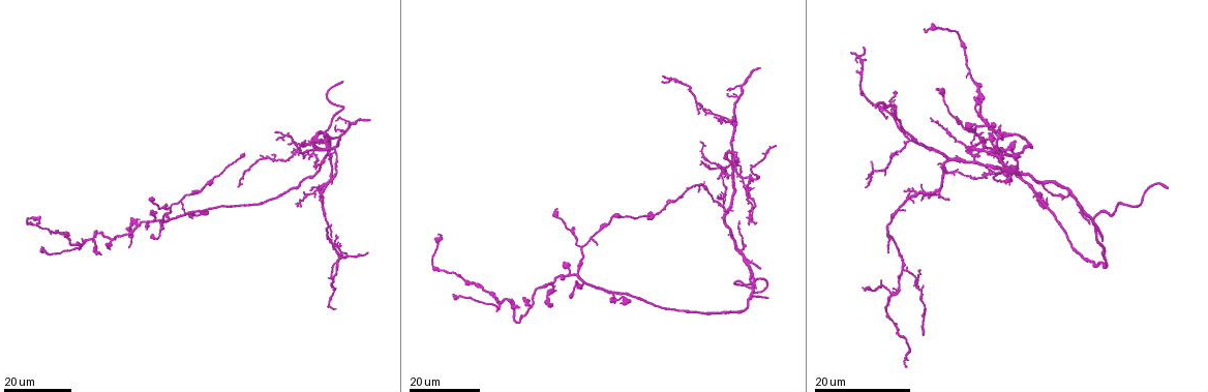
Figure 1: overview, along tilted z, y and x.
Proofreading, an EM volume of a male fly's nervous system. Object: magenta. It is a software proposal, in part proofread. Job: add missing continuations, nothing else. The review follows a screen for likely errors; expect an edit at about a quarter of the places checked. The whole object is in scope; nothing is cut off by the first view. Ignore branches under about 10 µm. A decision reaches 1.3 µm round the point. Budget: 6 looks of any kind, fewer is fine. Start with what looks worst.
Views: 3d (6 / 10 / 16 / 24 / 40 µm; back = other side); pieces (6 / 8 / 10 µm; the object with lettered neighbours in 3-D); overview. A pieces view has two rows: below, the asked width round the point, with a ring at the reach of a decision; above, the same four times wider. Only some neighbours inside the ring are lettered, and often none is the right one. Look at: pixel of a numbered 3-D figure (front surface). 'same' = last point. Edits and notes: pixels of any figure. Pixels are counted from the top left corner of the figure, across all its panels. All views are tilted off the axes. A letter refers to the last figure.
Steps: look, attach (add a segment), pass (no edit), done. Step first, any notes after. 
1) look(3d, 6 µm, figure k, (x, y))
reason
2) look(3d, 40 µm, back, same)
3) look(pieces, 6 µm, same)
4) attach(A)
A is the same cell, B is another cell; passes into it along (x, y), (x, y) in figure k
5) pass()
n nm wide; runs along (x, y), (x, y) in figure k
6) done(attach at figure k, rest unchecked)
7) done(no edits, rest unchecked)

look(3d, 24 µm, figure 1, (767, 297))
end of a long branch

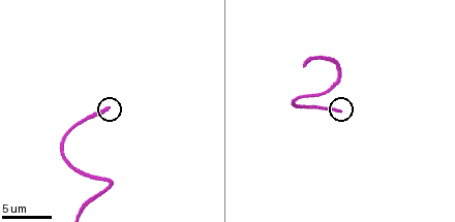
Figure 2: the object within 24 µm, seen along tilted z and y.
look(pieces, 10 µm, figure 2, (107, 109))

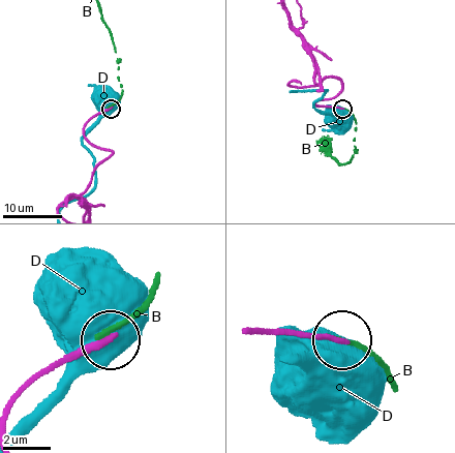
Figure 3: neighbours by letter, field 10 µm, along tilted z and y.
pass()
210 nm wide; B and D are other cells; runs along (16, 401), (32, 381), (109, 342) in figure 3; none of them fits

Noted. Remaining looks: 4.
look(3d, 24 µm, figure 1, (759, 268))
an open end

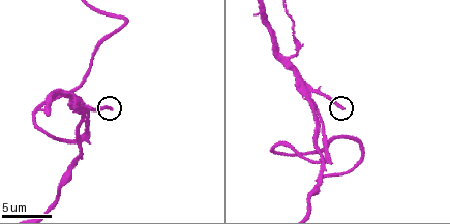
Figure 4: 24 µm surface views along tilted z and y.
look(pieces, 6 µm, figure 4, (111, 110))

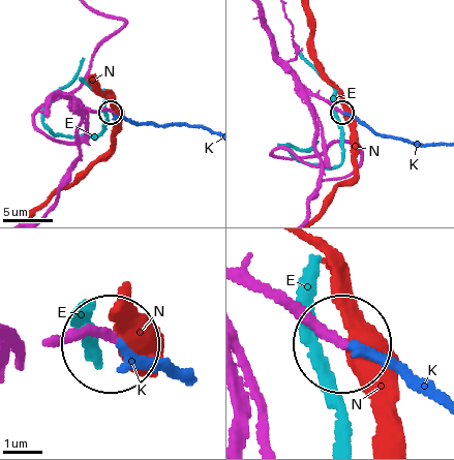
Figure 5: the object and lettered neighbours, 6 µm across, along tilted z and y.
attach(K)
K is the same cell, E and N are other cells; passes into it along (314, 97), (361, 119), (377, 133), (425, 146), (441, 144) in figure 5; the cell continues

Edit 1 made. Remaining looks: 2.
done(attach at figure 5, rest unchecked)

